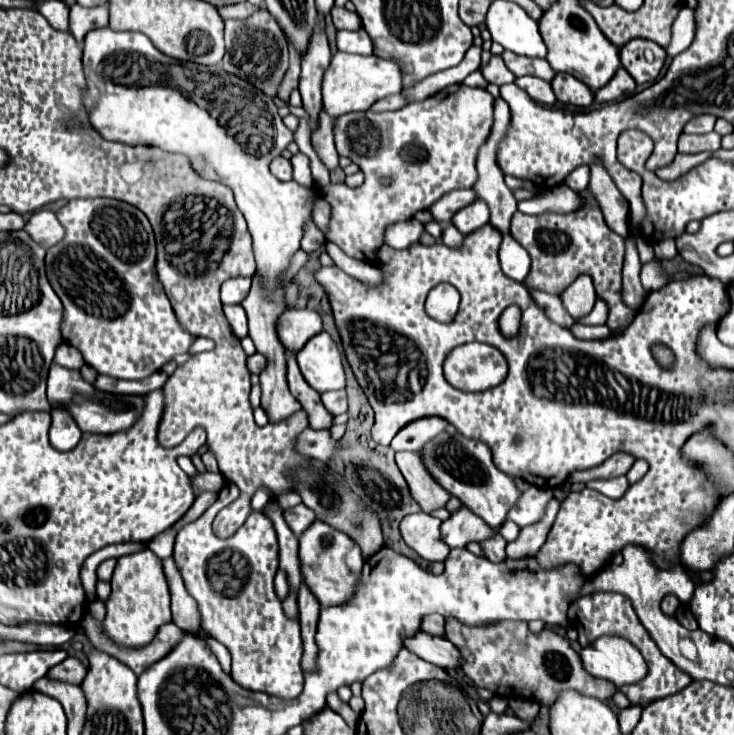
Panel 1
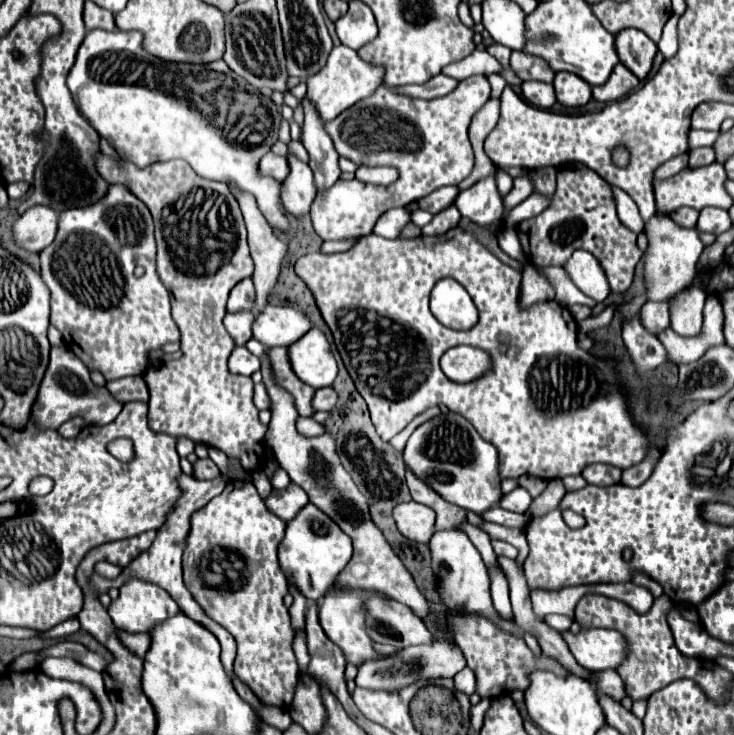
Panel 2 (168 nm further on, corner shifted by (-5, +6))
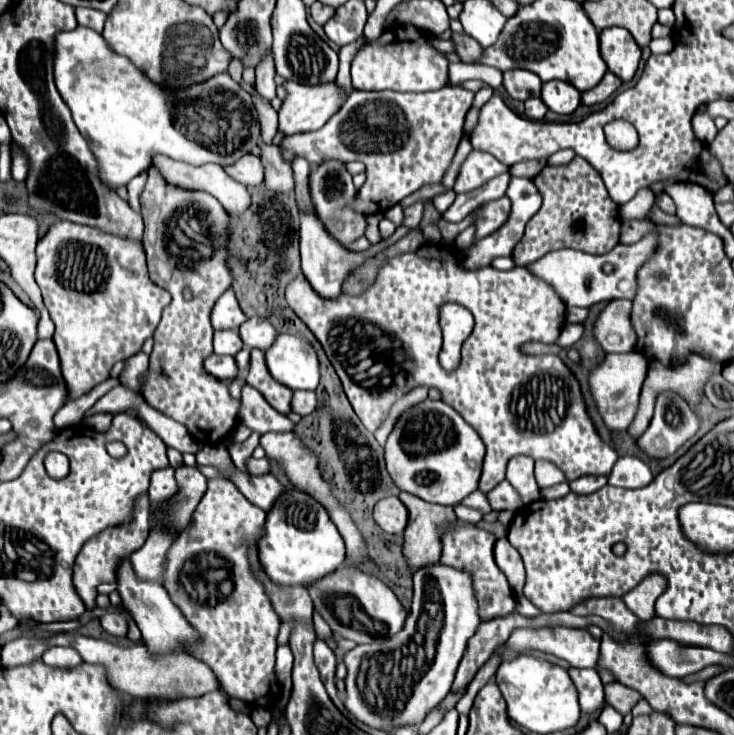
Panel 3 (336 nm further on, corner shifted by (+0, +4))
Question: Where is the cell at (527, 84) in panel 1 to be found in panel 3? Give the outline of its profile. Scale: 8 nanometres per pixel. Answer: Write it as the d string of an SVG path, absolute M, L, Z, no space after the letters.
M529 98L529 100L525 100L525 116L529 120L543 120L545 112L547 112L547 106L543 104L541 98Z

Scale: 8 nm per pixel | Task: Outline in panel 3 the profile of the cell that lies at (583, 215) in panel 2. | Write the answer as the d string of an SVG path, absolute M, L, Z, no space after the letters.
M575 156L563 166L545 166L535 178L543 194L543 206L525 226L523 238L513 248L515 266L529 266L551 250L575 248L587 254L605 254L619 242L619 206L609 198L599 172L593 166Z

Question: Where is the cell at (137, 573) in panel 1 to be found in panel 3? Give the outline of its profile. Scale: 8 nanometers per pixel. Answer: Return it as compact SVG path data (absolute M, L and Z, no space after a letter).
M103 614L99 620L103 630L111 636L127 636L127 620L121 614Z

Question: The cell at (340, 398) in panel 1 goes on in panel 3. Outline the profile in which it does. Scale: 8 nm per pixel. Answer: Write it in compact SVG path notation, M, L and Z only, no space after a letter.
M297 390L293 392L293 400L291 400L291 412L299 414L299 416L307 416L315 410L317 406L317 398L315 398L315 392L303 392L303 390Z

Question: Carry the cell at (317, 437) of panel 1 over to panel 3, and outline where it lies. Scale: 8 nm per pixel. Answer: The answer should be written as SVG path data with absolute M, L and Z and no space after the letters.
M247 384L241 388L239 424L245 424L257 434L289 432L293 428L293 422L285 414L279 414L275 408L271 408L267 400Z

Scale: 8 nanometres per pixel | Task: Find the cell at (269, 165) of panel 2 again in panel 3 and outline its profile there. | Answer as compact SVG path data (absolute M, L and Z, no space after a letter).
M245 154L231 166L223 166L223 170L245 186L259 186L263 182L261 160L259 160L259 156L253 156L253 154Z

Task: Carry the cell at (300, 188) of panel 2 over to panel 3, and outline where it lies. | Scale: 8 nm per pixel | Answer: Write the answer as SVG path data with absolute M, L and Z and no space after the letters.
M259 142L259 148L261 148L261 162L263 162L263 168L265 168L265 184L267 188L275 190L275 192L289 192L295 188L293 184L293 170L291 170L291 164L287 164L283 158L281 158L281 150L273 144L263 144Z

